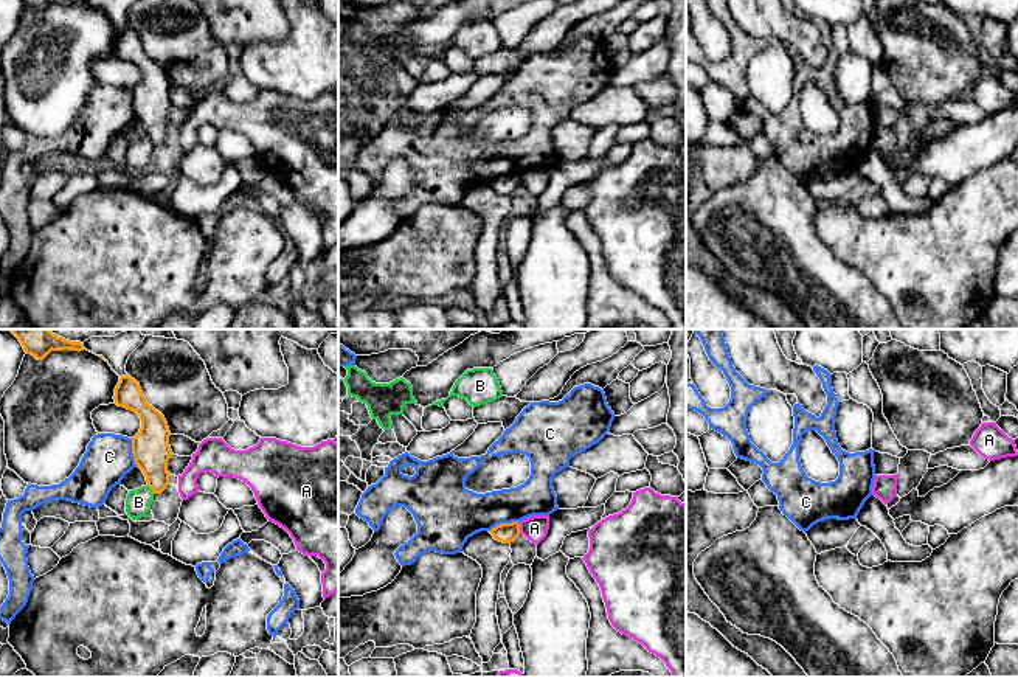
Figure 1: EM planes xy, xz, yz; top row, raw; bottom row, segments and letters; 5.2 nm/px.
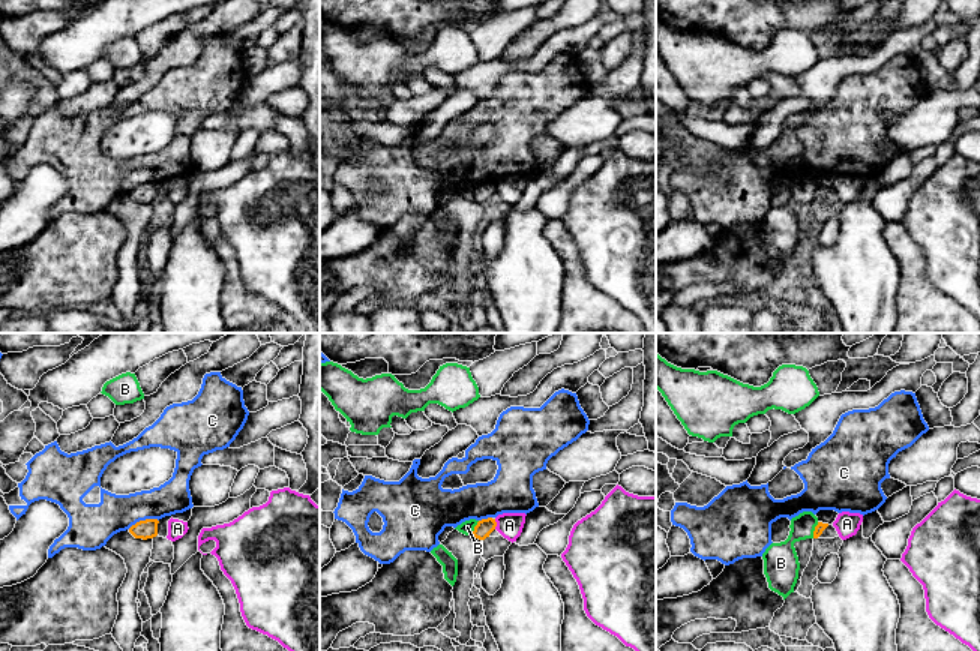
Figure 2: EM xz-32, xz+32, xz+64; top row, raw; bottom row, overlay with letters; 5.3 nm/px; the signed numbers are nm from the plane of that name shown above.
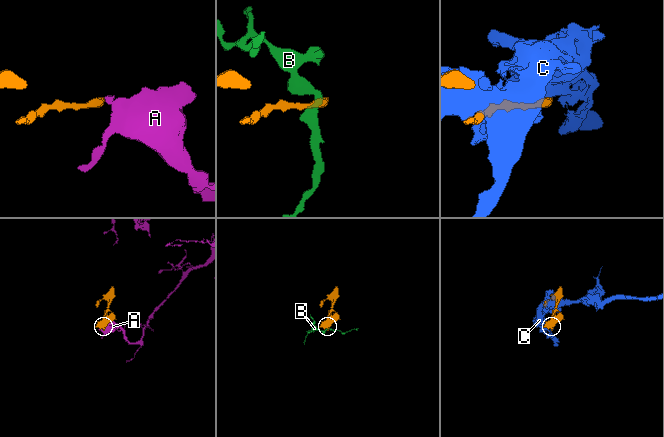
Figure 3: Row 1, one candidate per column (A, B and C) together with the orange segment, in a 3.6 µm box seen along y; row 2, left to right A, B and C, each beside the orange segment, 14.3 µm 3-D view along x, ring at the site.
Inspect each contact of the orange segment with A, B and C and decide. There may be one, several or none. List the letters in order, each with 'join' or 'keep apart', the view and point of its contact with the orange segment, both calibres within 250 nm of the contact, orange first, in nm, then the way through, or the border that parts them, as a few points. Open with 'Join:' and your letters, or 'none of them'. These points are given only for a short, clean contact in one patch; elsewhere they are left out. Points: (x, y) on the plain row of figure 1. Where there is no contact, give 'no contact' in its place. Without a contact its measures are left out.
Join: none of them
A: keep apart; meets orange in xz at (519, 180); 110 nm thick on the orange side, 130 nm on the other; border along xz (519, 176), (520, 185)
B: keep apart; meets orange in xy at (151, 140); 200 nm thick on the orange side, 130 nm on the other; border along xy (146, 137), (154, 146)
C: keep apart; meets orange in xz at (503, 176); 110 nm thick on the orange side, 280 nm on the other

